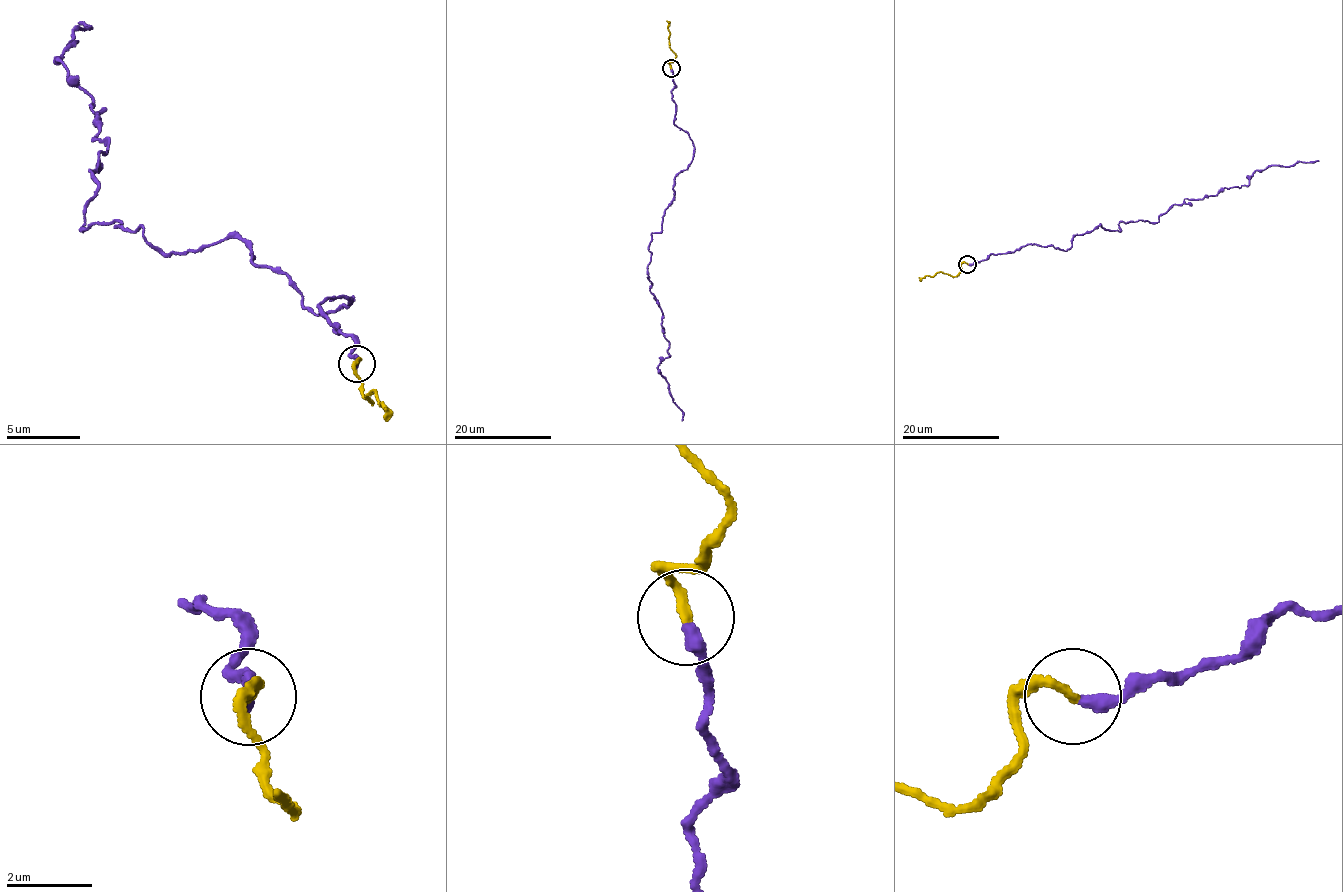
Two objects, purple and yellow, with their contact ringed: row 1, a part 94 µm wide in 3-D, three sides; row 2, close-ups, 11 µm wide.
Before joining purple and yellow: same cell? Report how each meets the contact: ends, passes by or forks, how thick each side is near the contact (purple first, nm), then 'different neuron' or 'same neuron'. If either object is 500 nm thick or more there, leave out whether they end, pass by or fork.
purple ends | yellow ends | 300/200 nm | same neuron

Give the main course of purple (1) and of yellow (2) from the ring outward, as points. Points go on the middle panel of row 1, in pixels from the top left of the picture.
1: (670, 69), (673, 122), (693, 145), (662, 229), (651, 233), (647, 275), (669, 343), (658, 370), (682, 420)
2: (670, 68), (669, 63), (675, 56), (670, 47), (667, 21)

